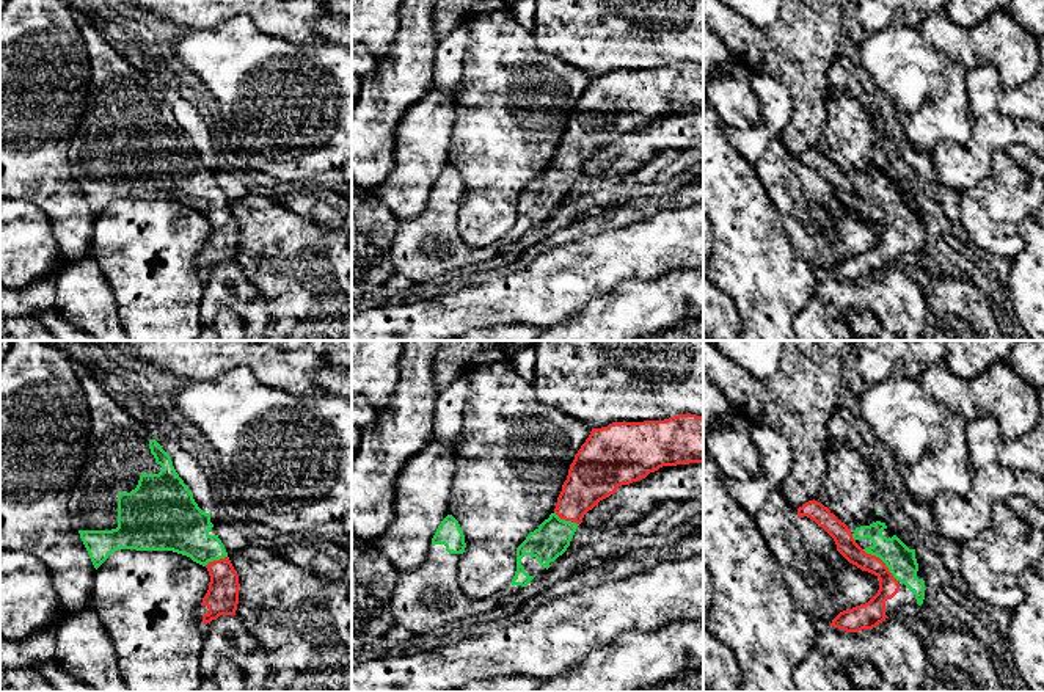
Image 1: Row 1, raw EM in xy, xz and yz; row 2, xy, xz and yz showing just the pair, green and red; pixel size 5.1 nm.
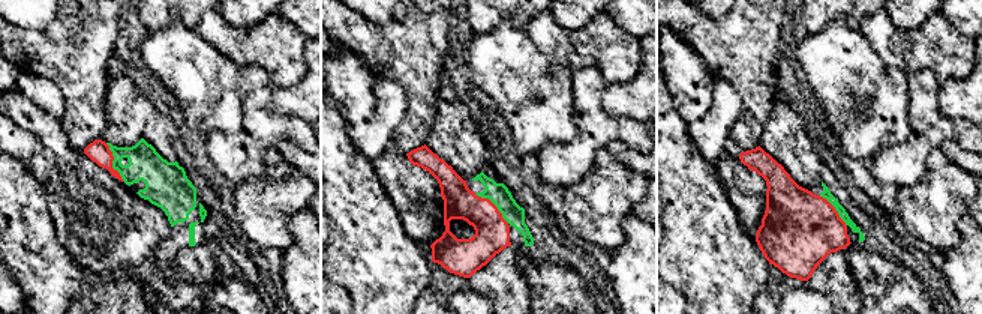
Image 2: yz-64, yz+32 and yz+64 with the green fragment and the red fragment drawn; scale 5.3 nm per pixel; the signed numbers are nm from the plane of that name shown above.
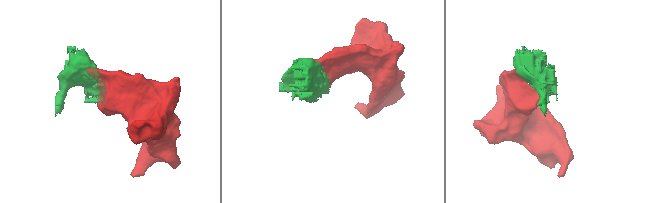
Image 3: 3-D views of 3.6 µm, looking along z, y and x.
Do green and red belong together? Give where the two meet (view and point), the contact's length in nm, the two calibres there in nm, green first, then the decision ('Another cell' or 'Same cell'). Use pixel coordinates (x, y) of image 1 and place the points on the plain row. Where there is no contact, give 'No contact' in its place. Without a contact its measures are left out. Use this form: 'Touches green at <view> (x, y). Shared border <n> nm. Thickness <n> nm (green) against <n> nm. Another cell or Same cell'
Touches green at yz (883, 209). Shared border 240 nm. Thickness 150 nm (green) against 100 nm. Same cell

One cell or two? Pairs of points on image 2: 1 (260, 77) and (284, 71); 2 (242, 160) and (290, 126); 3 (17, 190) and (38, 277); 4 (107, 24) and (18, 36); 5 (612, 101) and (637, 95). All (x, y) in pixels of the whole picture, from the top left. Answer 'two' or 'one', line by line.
1: two
2: one
3: one
4: one
5: one

